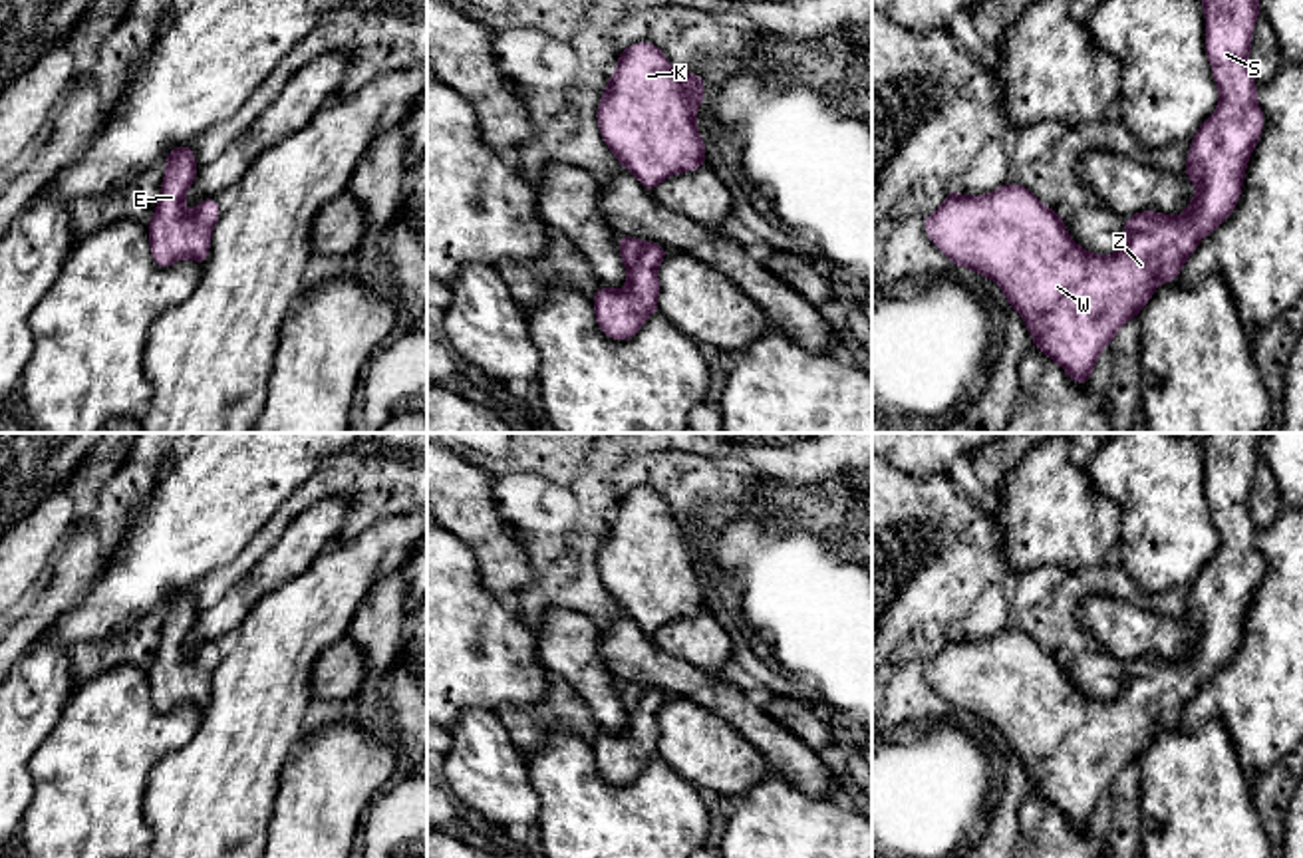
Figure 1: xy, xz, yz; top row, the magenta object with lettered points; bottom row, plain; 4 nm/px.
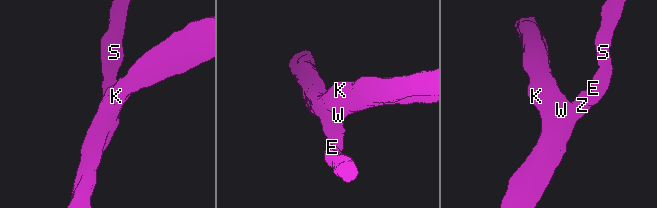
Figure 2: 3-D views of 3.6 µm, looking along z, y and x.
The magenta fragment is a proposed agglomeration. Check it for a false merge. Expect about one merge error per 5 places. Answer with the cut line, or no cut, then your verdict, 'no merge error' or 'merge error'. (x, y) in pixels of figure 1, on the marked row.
no cut; no merge error

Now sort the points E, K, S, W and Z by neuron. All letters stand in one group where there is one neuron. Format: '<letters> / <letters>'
E K S W Z

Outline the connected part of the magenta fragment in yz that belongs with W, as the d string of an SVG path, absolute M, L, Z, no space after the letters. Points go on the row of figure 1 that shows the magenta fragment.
M1202 0L1202 8L1206 16L1206 54L1214 70L1220 103L1192 137L1182 173L1196 185L1196 195L1182 214L1168 216L1158 211L1142 211L1128 216L1120 246L1110 256L1098 256L1079 246L1067 232L1065 220L1019 183L1007 183L983 197L959 195L949 187L941 207L934 214L924 216L930 240L955 266L971 268L979 276L995 280L1007 304L1025 320L1033 346L1059 363L1079 385L1088 381L1102 348L1112 346L1118 328L1130 318L1138 318L1154 290L1162 282L1174 282L1198 242L1233 213L1241 195L1247 161L1265 125L1249 62L1251 34L1261 12L1259 0Z

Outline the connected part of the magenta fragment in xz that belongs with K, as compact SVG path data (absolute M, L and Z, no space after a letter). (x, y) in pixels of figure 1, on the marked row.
M636 42L618 54L618 70L596 109L600 135L646 191L667 177L705 167L695 113L703 77L675 72L663 52Z

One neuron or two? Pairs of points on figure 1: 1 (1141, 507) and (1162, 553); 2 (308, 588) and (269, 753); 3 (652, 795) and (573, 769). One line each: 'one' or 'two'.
1: one
2: one
3: one

